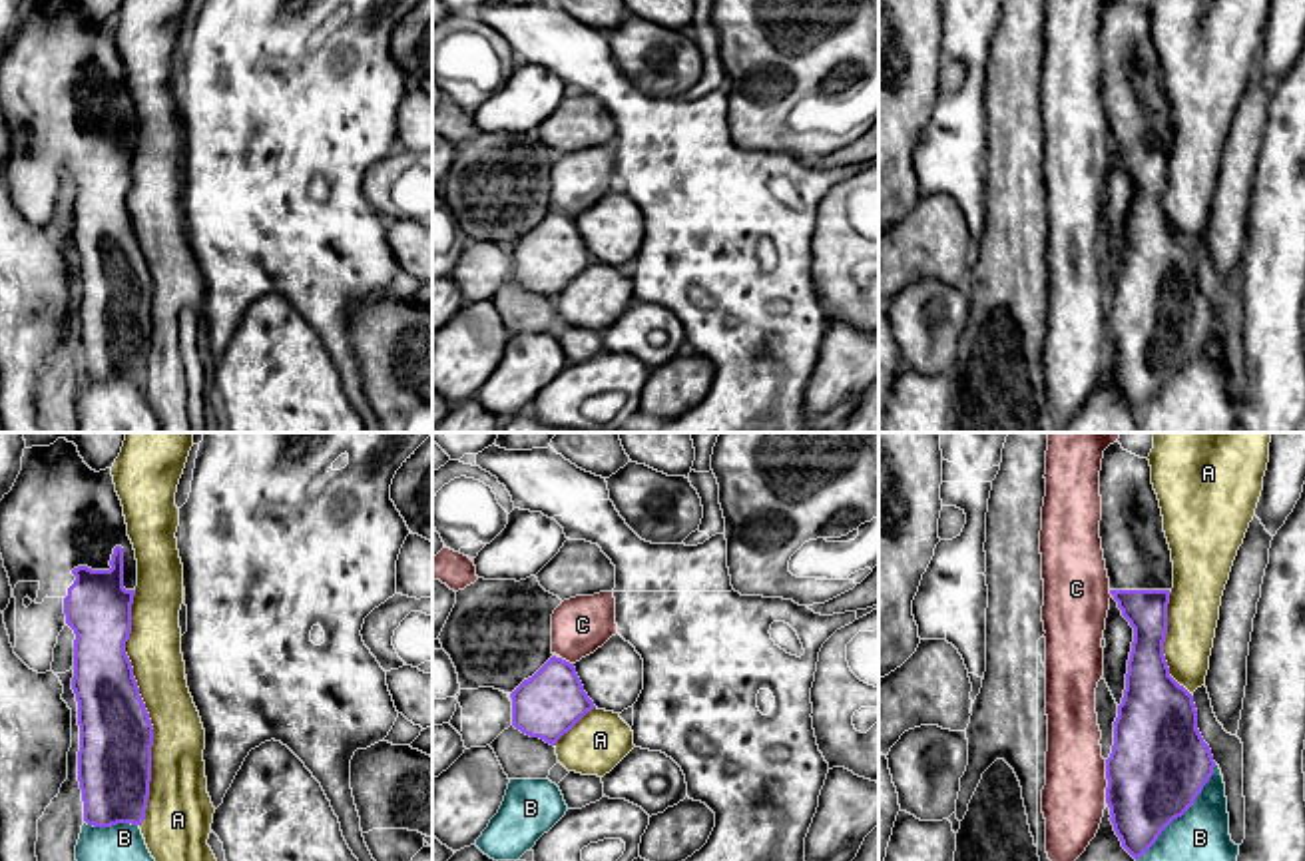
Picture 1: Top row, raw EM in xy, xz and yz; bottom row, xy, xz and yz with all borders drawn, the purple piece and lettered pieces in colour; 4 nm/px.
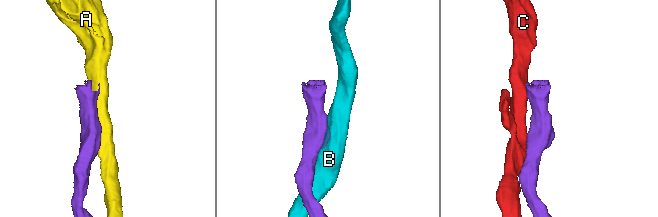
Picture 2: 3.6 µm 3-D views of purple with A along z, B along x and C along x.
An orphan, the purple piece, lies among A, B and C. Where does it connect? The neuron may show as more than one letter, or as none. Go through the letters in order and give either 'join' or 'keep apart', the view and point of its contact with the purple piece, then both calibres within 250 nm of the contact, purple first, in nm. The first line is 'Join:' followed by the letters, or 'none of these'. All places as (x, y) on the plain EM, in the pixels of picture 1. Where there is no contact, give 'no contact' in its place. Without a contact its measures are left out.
Join: none of these
A: keep apart; meets purple in xy at (144, 262); 300 nm thick on the purple side, 220 nm on the other
B: keep apart; meets purple in yz at (1182, 367); 400 nm thick on the purple side, 380 nm on the other
C: keep apart; meets purple in yz at (1108, 335); 400 nm thick on the purple side, 260 nm on the other

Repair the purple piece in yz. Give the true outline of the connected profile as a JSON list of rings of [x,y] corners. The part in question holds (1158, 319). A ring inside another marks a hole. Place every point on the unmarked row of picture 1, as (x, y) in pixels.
[[[1108,0],[1100,24],[1100,50],[1100,92],[1110,147],[1134,181],[1126,243],[1114,275],[1112,307],[1106,313],[1106,357],[1122,401],[1138,415],[1162,385],[1193,359],[1213,329],[1215,315],[1197,283],[1193,249],[1170,229],[1164,209],[1174,116],[1150,14],[1122,0]]]

